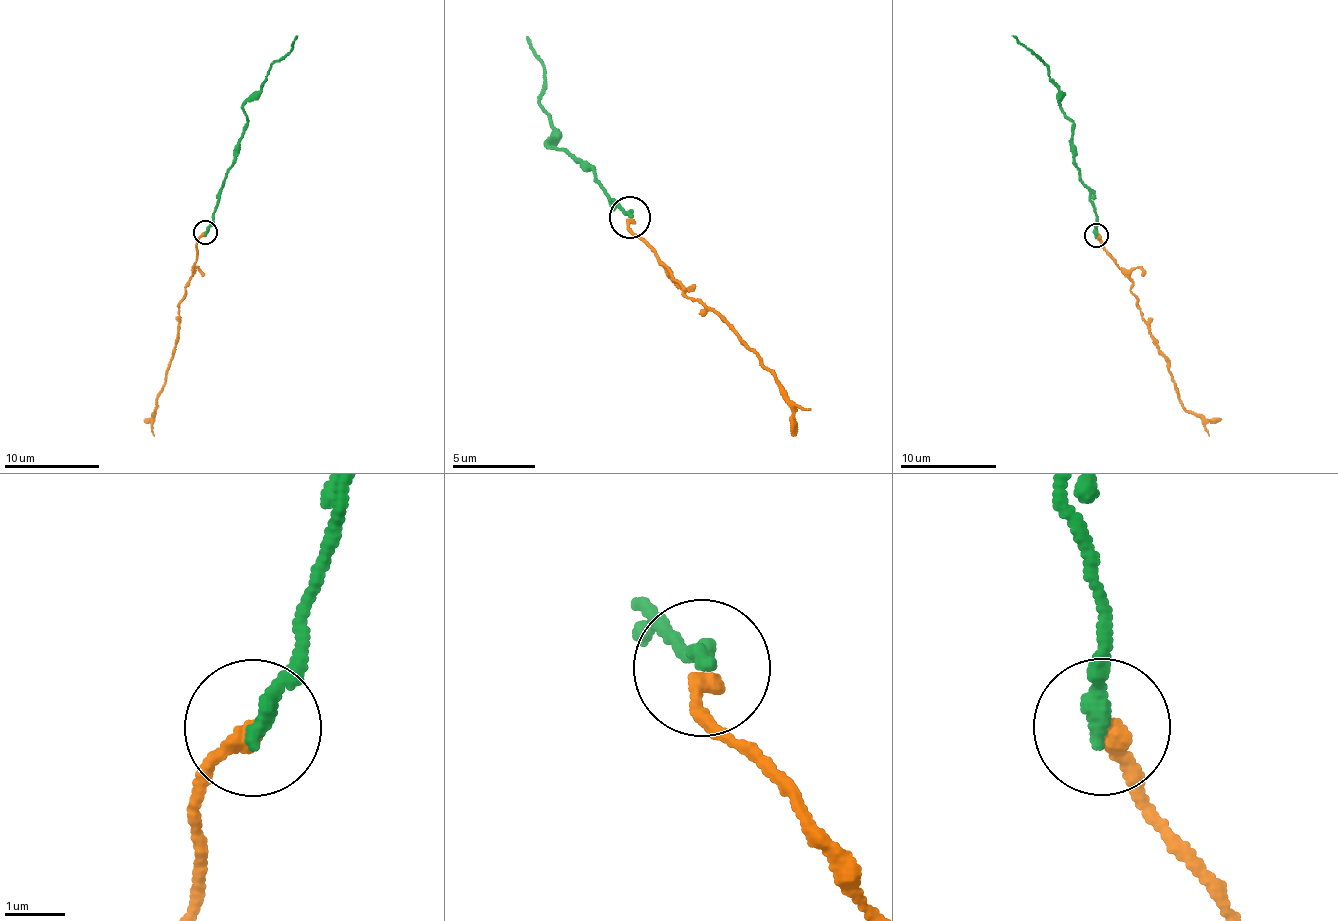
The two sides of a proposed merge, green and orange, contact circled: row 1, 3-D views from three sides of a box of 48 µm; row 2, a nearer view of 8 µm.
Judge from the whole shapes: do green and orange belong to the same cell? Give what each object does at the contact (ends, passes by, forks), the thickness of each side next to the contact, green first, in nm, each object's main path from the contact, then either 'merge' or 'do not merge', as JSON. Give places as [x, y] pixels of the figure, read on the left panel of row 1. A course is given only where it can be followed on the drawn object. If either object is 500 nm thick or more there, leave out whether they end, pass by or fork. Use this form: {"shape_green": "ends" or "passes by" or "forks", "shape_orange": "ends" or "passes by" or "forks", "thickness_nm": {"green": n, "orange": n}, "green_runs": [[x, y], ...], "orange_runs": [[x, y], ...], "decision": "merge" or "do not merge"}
{"shape_green": "ends", "shape_orange": "ends", "thickness_nm": {"green": 280, "orange": 280}, "green_runs": [[205, 232], [236, 159], [244, 103], [261, 89], [271, 64], [288, 54], [297, 36]], "orange_runs": [[204, 232], [196, 244], [191, 279], [179, 306], [173, 355], [152, 419], [146, 418]], "decision": "merge"}

